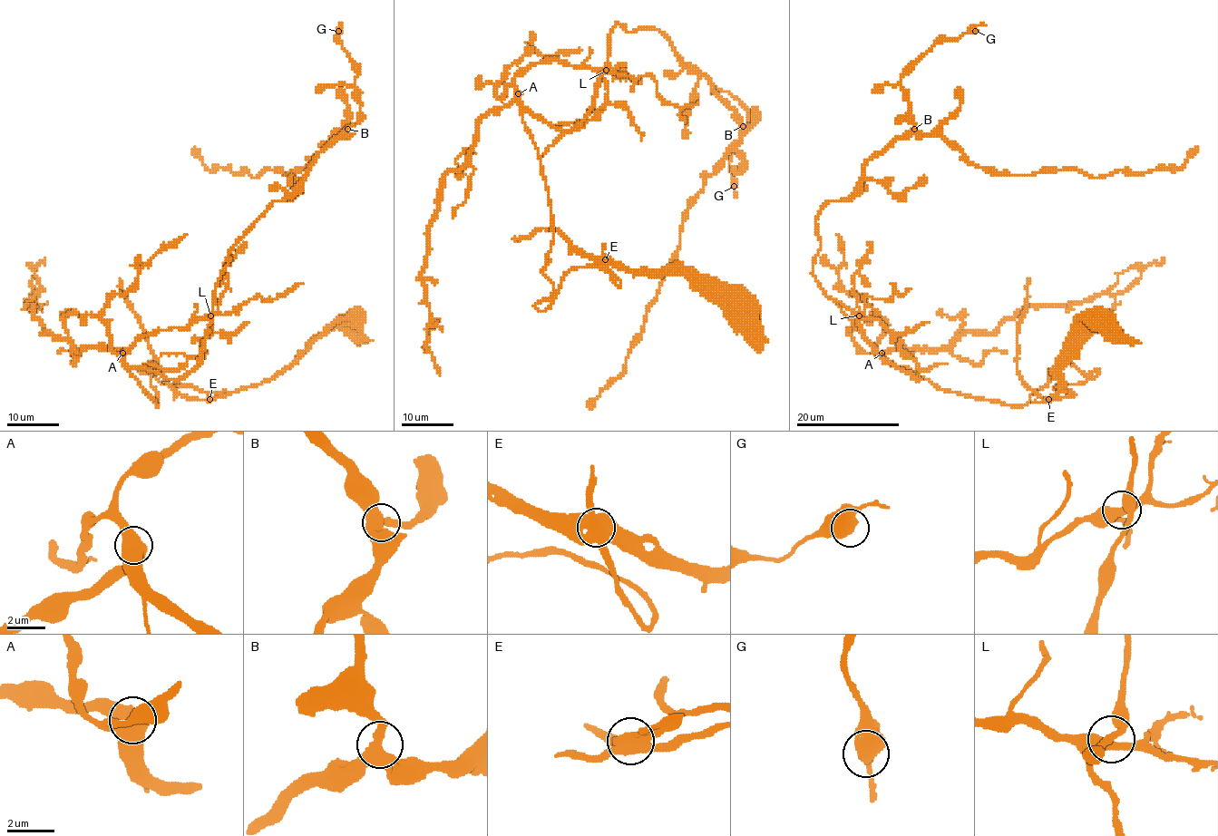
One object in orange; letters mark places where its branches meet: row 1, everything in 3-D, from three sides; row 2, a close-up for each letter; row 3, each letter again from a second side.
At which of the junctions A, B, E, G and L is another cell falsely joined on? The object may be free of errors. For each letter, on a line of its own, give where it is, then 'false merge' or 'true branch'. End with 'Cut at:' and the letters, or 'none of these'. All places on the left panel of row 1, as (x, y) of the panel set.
A: (122, 353) | true branch
B: (347, 129) | true branch
E: (209, 399) | false merge
G: (338, 31) | true branch
L: (210, 315) | true branch
Cut at: E

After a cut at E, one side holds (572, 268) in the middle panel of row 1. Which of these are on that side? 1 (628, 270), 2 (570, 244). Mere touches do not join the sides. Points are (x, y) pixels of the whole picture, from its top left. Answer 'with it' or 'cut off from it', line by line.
1: cut off from it
2: cut off from it

